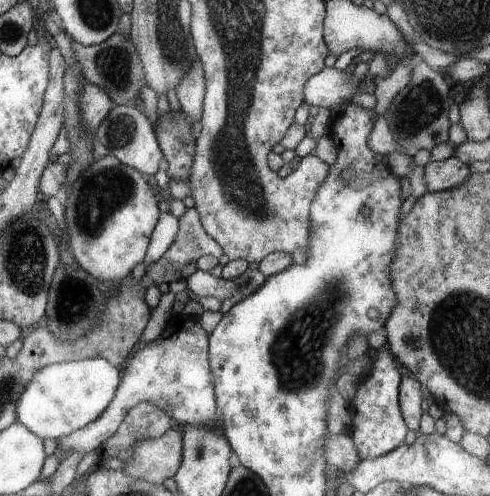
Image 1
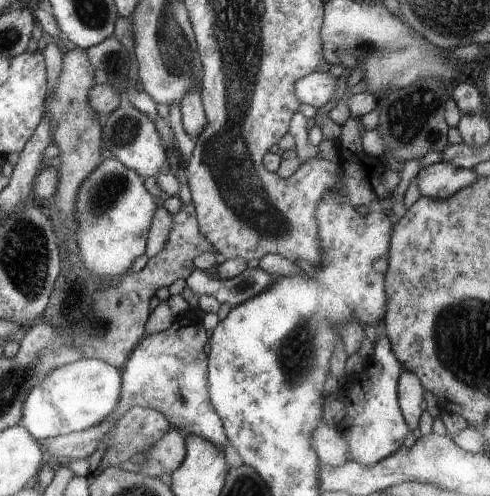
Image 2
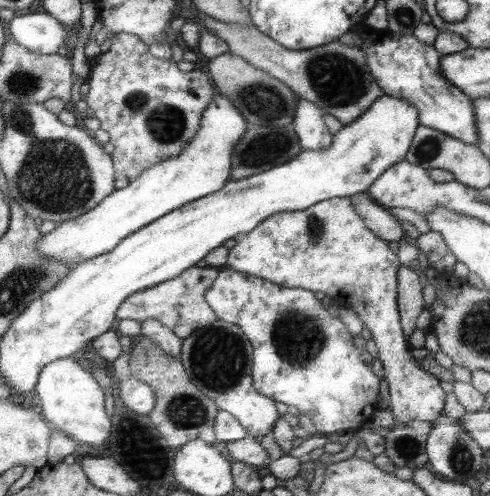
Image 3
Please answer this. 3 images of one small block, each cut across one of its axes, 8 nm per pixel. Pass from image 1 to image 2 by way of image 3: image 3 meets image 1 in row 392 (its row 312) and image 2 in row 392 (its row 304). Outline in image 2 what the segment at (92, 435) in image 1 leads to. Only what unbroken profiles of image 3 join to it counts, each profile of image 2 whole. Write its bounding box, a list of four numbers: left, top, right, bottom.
[43,322,229,462]

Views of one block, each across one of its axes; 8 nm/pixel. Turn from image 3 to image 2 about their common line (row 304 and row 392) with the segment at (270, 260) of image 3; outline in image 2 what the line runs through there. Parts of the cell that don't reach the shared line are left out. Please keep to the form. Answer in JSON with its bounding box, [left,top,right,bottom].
[337,318,409,466]

